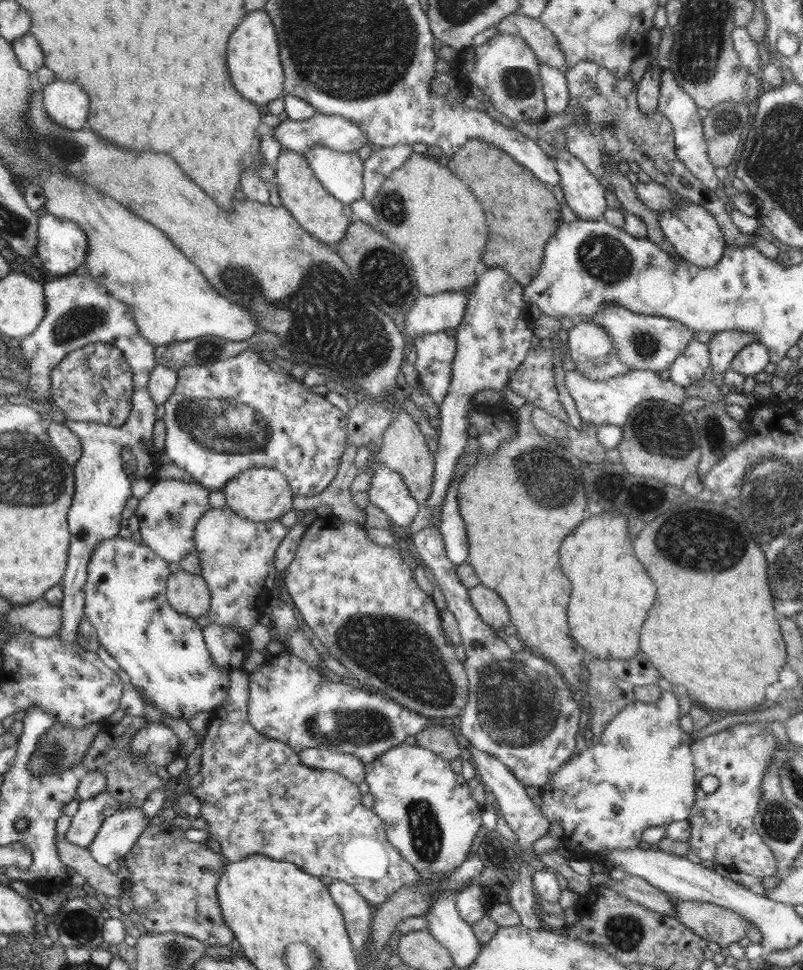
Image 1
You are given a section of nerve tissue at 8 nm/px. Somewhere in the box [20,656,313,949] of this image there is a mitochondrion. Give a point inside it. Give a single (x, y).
(77, 924)

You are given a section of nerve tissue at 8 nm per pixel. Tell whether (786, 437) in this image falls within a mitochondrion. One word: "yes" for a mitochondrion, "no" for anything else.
no

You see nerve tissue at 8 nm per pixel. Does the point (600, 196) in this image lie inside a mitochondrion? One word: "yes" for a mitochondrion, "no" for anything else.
no

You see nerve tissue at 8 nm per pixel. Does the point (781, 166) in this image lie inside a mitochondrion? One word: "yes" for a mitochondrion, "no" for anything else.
yes

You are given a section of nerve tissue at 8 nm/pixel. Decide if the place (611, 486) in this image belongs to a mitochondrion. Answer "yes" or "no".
no

